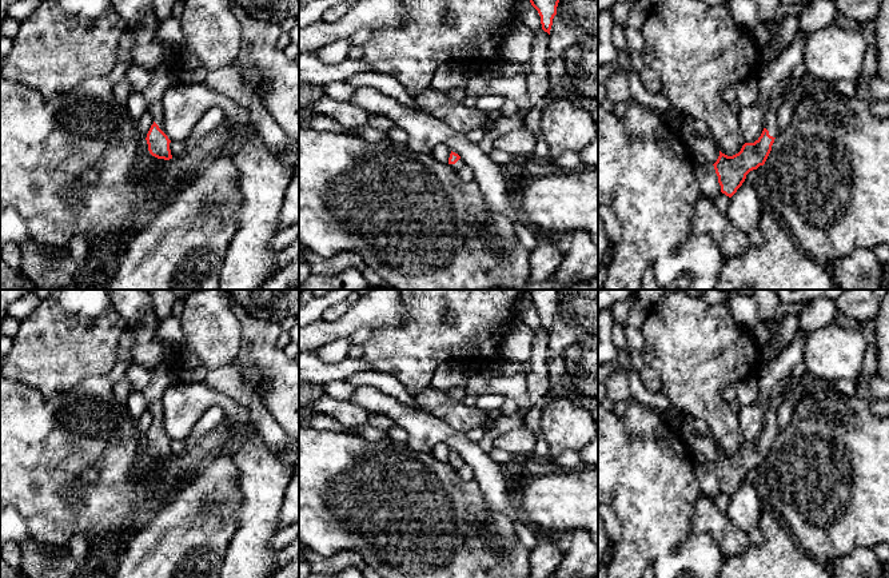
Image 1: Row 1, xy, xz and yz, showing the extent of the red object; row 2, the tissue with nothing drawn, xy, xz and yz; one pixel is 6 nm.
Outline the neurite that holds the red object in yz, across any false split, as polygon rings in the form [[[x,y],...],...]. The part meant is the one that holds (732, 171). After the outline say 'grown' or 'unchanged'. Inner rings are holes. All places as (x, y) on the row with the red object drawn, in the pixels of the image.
[[[800,33],[794,41],[765,68],[758,68],[758,99],[764,111],[765,128],[754,143],[745,143],[741,151],[727,156],[719,151],[713,164],[721,186],[721,192],[731,198],[742,186],[746,175],[764,166],[774,143],[777,131],[777,112],[782,104],[781,83],[802,63],[802,52],[808,36]]]; grown

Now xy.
[[[162,64],[151,71],[151,79],[147,88],[141,92],[144,96],[147,111],[154,116],[154,124],[147,133],[148,151],[158,159],[172,159],[170,143],[171,140],[164,133],[163,128],[163,105],[162,99],[164,92],[176,83],[178,69],[170,64]]]; grown

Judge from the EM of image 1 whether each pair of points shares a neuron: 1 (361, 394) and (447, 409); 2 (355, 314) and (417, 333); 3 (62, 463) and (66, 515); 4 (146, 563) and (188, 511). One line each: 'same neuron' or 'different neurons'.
1: different neurons
2: different neurons
3: same neuron
4: same neuron

